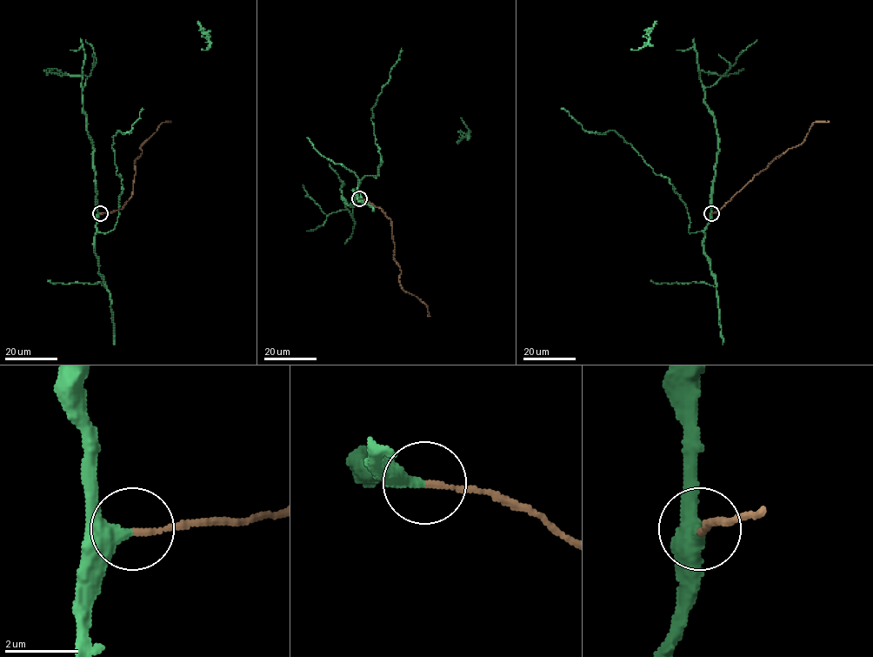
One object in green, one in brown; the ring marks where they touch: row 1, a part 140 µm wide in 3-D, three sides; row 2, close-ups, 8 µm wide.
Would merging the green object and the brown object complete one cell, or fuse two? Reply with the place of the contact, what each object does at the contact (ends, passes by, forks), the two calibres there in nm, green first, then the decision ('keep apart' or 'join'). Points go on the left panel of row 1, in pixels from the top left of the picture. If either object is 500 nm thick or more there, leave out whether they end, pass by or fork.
place (100, 213); green ends; brown ends; calibres 400 and 160 nm; join

